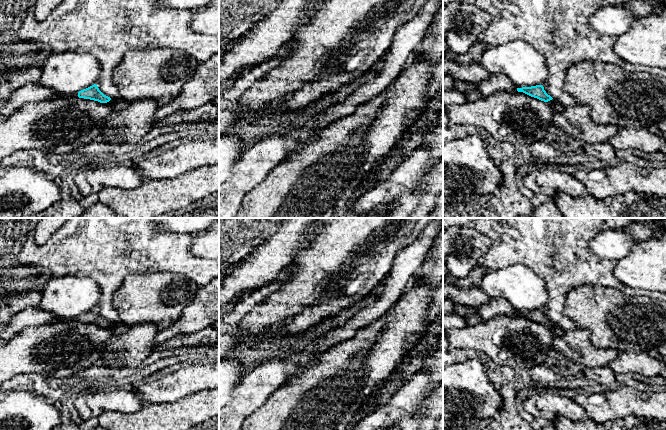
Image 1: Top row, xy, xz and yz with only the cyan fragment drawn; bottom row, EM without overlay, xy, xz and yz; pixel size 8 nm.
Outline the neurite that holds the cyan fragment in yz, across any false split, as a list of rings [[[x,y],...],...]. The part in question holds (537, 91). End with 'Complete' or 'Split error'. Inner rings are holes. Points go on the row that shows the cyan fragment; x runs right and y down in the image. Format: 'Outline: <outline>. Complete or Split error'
Outline: [[[542,85],[517,88],[517,91],[523,92],[531,97],[547,102],[550,105],[554,113],[563,112],[565,109],[565,107],[560,102],[554,100],[550,95],[546,93]]]. Split error

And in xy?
Outline: [[[96,84],[83,89],[79,91],[78,93],[75,93],[71,95],[72,97],[77,97],[77,98],[84,98],[84,99],[90,99],[94,101],[98,101],[100,103],[106,103],[109,104],[113,107],[115,111],[121,111],[125,108],[127,108],[131,102],[130,101],[125,101],[121,98],[118,99],[111,99],[110,97],[104,95],[98,88]]]. Split error

